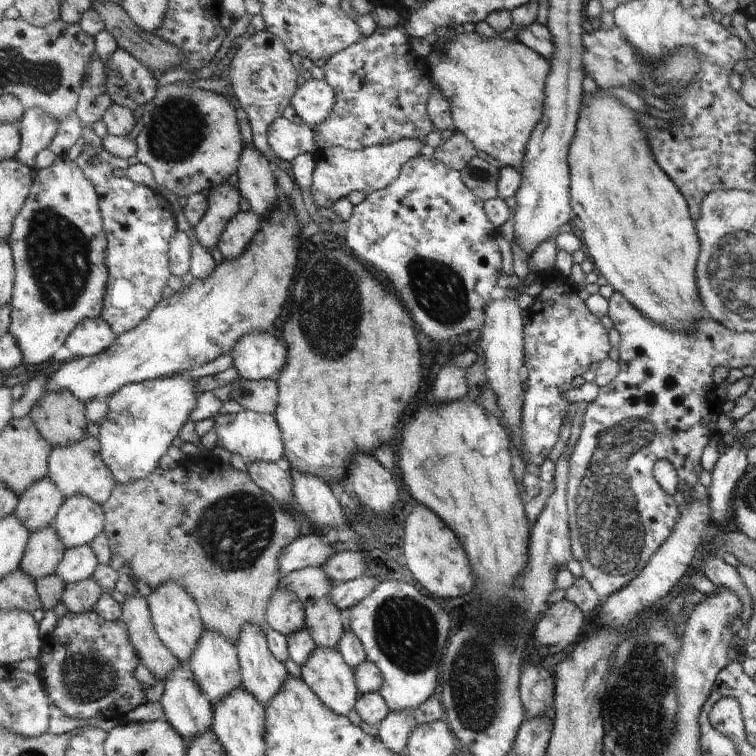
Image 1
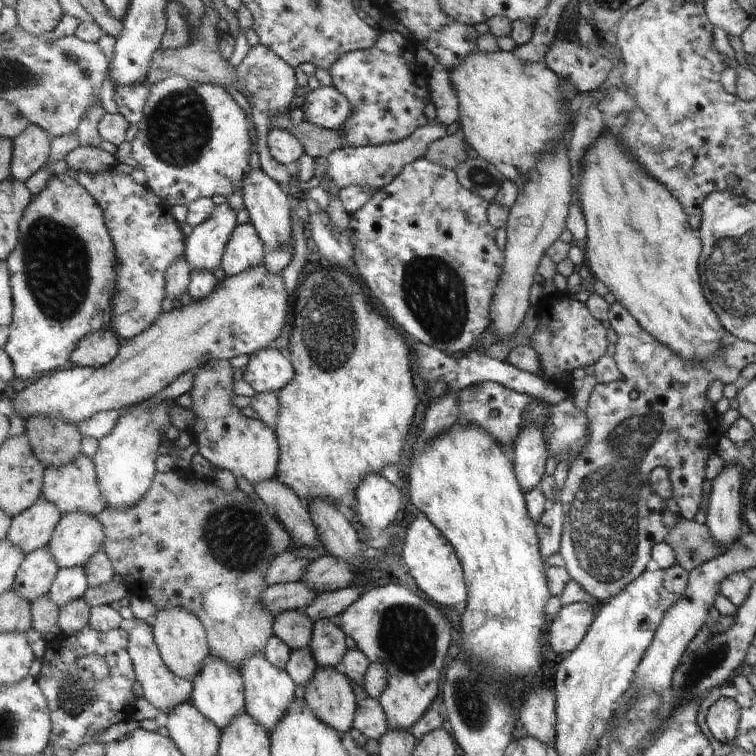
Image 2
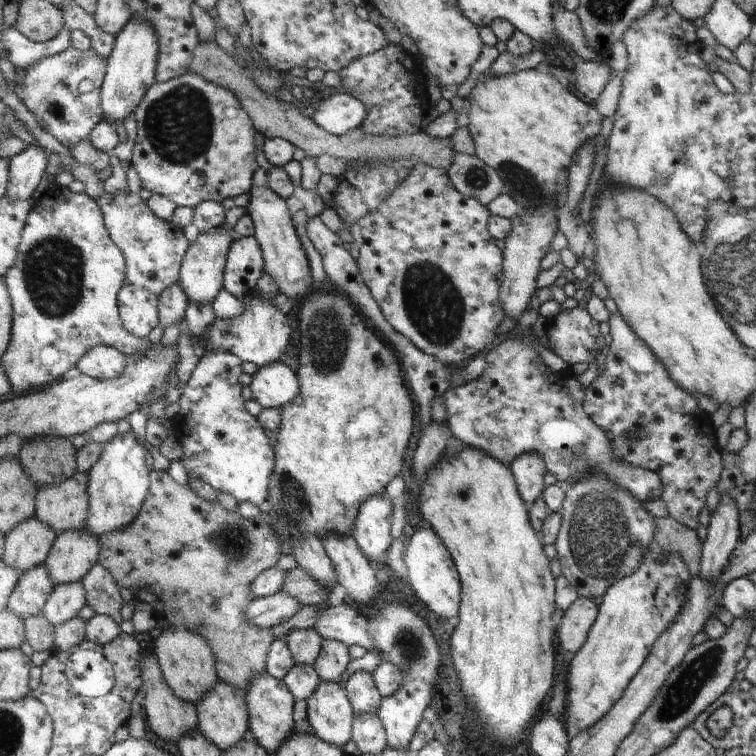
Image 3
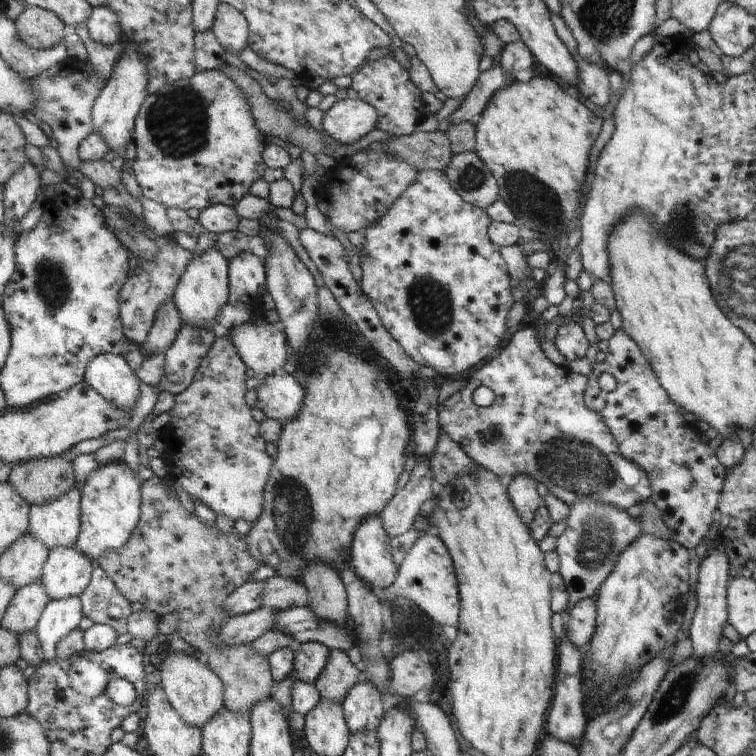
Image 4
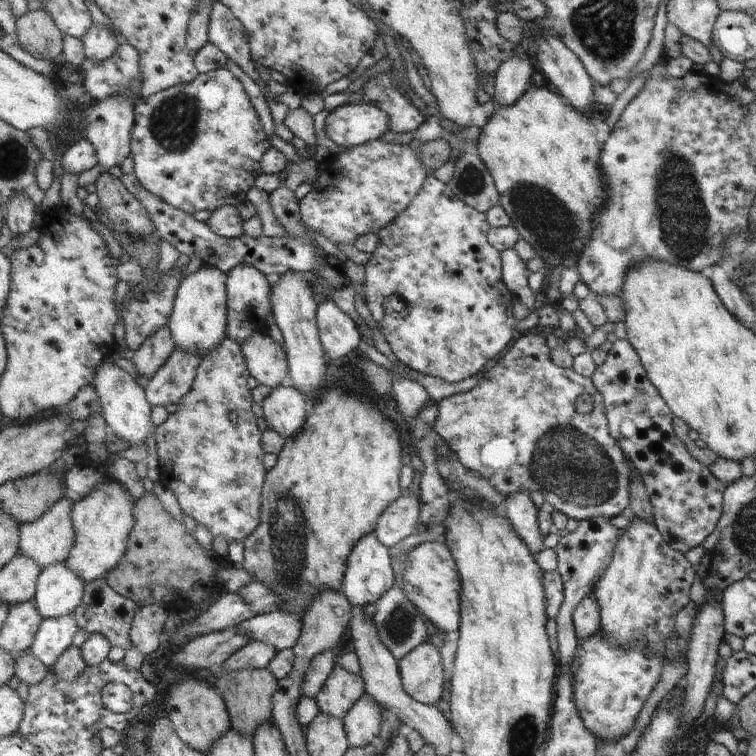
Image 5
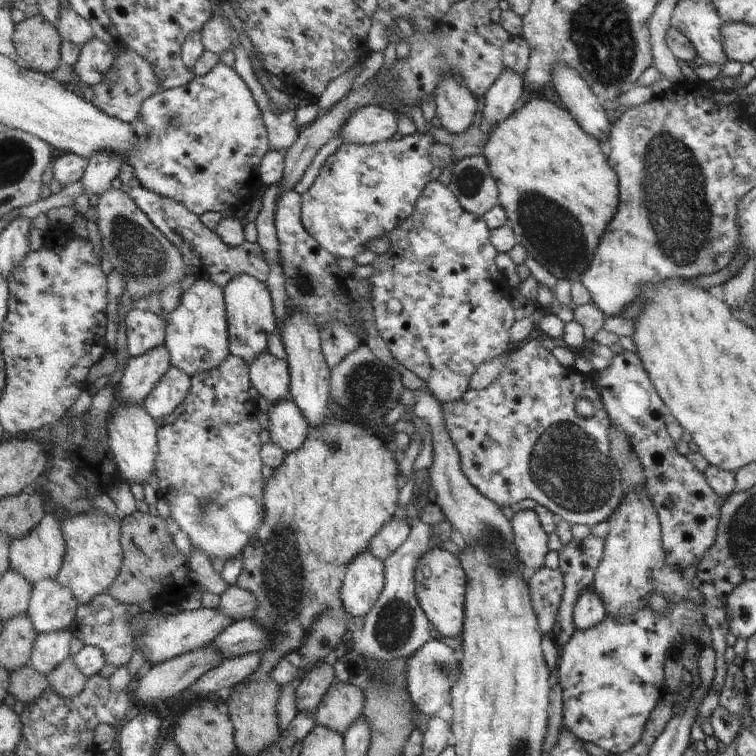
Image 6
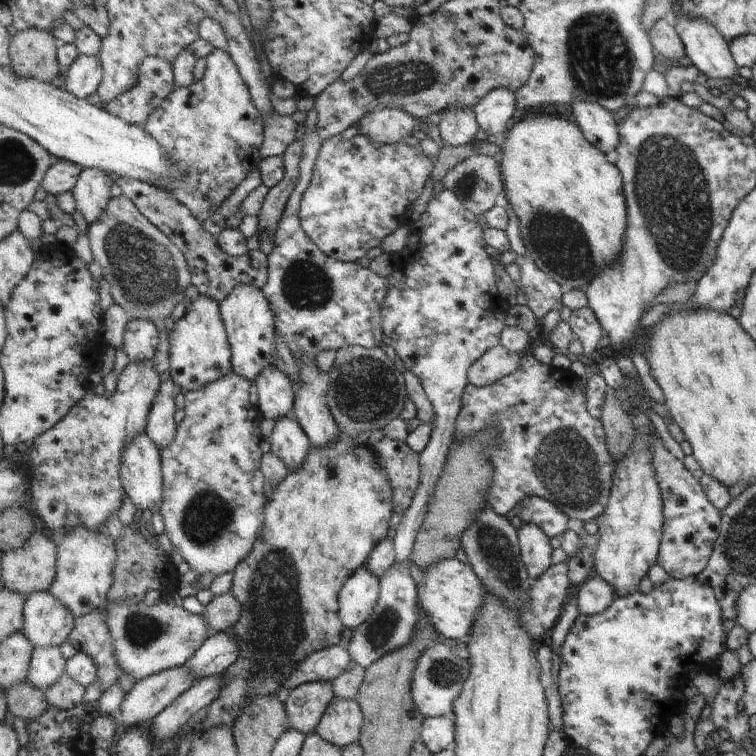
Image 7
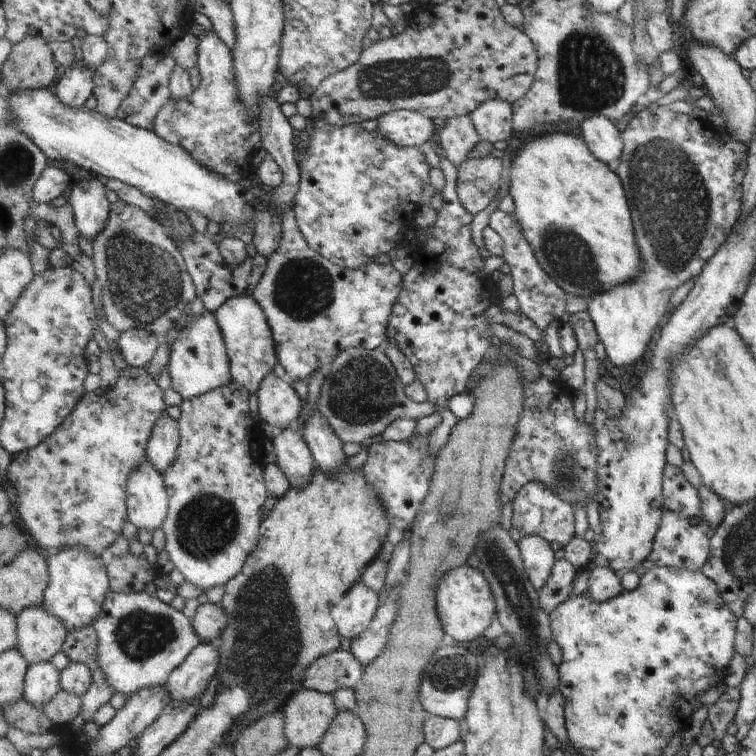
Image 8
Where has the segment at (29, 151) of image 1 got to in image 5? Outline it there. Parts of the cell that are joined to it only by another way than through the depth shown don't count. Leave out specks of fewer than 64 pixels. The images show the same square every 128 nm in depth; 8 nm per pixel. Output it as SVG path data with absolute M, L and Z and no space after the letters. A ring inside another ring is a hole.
M17 192L13 198L7 200L6 225L16 235L27 234L33 227L37 210L36 203L31 200L31 196L25 192Z

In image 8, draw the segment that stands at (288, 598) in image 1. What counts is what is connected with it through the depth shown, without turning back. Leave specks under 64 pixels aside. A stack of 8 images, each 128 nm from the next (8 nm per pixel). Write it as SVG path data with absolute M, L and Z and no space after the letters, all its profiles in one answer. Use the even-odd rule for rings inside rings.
M307 688L291 696L283 712L288 745L299 752L319 747L327 730L340 714L331 693Z

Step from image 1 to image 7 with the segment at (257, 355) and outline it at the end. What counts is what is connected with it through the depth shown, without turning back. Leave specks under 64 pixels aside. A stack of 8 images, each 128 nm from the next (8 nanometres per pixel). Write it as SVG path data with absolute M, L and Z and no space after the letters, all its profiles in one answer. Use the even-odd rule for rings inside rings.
M294 415L279 418L269 440L271 451L287 464L290 472L303 466L313 448L310 437Z

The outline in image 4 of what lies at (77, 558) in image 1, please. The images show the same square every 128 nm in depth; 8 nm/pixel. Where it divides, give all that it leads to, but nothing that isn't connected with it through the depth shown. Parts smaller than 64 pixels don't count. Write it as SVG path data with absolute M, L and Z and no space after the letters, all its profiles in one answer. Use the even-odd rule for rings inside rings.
M79 596L50 600L35 630L47 661L57 658L58 645L79 628L83 616L83 602Z

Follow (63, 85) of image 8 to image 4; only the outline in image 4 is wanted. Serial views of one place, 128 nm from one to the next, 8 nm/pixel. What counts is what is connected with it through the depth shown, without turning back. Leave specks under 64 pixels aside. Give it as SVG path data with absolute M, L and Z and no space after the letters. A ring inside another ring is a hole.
M109 6L94 7L93 14L87 21L87 28L95 40L101 44L115 44L121 42L123 28L119 22L119 14Z

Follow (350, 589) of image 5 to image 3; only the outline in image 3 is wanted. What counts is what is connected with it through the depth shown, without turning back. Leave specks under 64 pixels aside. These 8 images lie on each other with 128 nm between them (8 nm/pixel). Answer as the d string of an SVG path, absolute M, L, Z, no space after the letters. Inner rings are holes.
M386 492L367 498L359 510L354 534L361 552L374 568L389 568L387 552L391 548L395 499Z

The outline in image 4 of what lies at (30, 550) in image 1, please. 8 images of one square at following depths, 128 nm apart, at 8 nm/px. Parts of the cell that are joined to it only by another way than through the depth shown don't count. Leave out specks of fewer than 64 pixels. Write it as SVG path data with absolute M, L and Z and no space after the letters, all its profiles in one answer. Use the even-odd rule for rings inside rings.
M41 580L23 586L21 590L16 591L11 601L2 622L3 628L15 632L19 637L25 632L34 632L49 603L50 596Z

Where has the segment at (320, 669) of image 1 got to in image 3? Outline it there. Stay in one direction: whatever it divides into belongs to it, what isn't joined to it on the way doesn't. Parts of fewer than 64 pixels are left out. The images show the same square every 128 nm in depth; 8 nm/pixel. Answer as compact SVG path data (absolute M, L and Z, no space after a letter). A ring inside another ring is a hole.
M320 680L319 688L306 702L308 722L317 736L339 748L351 742L356 715L344 684Z

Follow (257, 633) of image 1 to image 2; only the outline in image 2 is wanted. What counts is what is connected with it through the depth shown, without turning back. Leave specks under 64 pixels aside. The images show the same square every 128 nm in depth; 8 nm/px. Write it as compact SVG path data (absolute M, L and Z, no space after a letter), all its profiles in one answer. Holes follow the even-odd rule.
M255 652L255 656L247 658L243 664L242 676L246 682L246 712L263 724L267 732L273 734L283 716L291 708L295 700L295 680L287 670L277 668L263 652Z

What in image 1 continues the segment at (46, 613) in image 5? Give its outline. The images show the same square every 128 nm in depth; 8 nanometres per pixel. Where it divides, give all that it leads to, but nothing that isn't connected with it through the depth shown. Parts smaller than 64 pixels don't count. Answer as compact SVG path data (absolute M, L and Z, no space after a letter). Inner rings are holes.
M75 494L66 498L56 521L55 532L63 538L66 550L93 543L106 527L106 513L91 496Z

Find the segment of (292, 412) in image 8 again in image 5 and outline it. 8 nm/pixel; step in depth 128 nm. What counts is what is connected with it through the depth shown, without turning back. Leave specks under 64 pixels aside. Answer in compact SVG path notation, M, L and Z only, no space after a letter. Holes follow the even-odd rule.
M264 331L255 332L242 344L251 376L263 386L277 388L289 382L290 364L285 348Z

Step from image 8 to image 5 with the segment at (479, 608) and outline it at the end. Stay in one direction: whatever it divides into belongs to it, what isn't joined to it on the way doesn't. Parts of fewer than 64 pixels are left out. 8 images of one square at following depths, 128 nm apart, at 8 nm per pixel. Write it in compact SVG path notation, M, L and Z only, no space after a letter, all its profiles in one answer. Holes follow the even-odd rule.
M426 542L409 552L403 572L403 586L407 598L424 612L434 626L446 633L459 630L462 618L462 576L445 542Z

